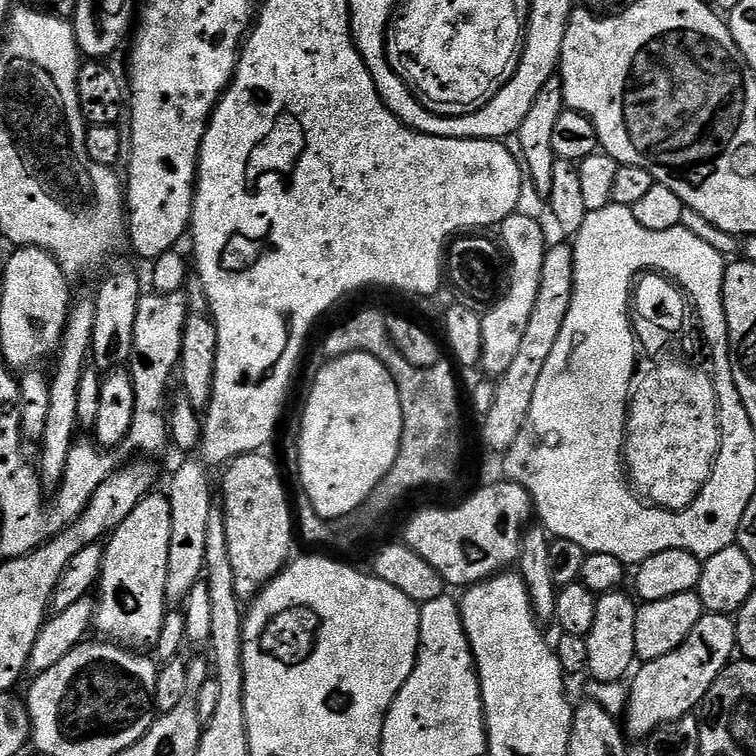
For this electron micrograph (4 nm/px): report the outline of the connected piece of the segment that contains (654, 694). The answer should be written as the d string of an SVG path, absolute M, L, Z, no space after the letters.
M711 614L701 616L694 630L690 630L686 642L678 646L678 650L662 658L645 660L635 669L631 677L632 684L628 688L628 703L622 714L623 731L629 737L647 738L664 724L699 709L710 686L714 686L722 669L733 663L737 652L735 619L732 616Z

